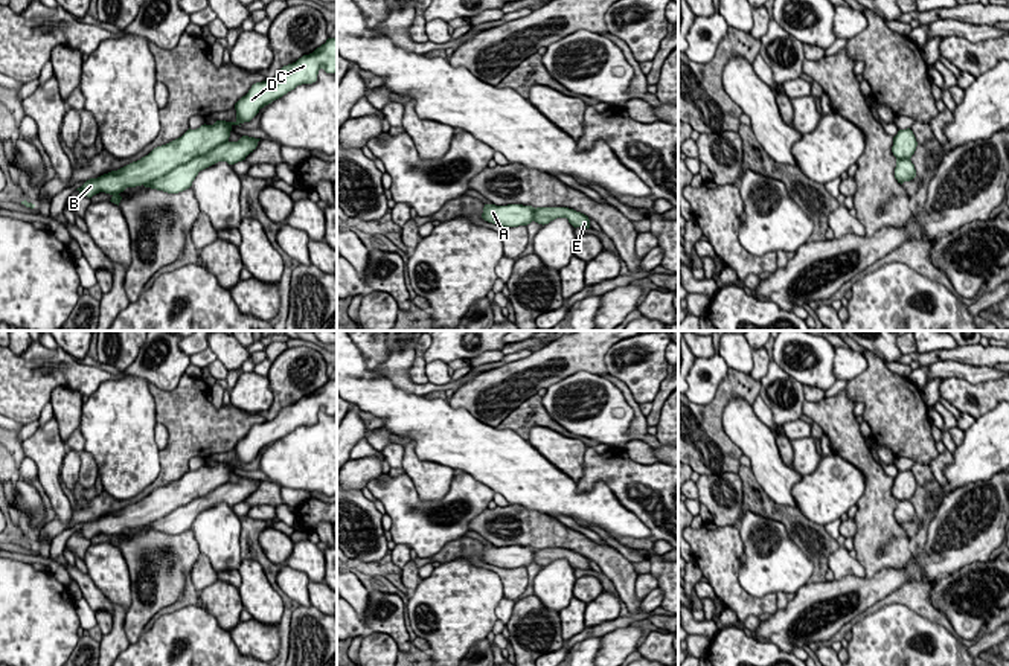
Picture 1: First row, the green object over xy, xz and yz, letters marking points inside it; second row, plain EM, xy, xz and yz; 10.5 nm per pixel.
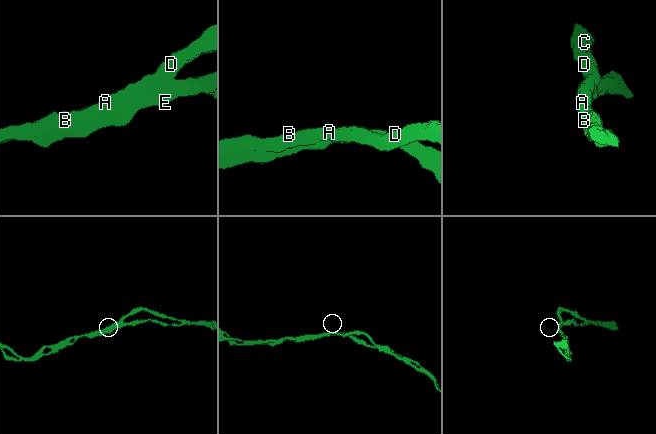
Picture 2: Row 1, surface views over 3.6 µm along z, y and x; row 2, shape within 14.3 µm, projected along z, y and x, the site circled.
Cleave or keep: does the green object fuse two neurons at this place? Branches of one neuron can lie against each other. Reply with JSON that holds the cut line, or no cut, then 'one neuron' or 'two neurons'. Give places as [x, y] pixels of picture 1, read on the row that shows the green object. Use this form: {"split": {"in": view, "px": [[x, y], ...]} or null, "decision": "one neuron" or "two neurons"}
{"split": null, "decision": "one neuron"}

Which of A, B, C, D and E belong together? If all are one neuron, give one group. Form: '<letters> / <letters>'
A B C D E

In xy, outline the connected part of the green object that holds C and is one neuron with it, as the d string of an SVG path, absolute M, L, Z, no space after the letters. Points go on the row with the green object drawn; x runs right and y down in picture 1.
M337 37L328 38L325 44L296 62L283 66L274 78L253 84L235 104L235 122L216 120L213 125L189 128L181 137L154 148L140 160L90 178L76 191L88 198L99 192L110 194L110 201L117 206L122 200L119 194L127 187L143 184L168 194L183 192L192 186L200 171L218 162L235 165L245 160L261 139L242 136L238 142L230 142L232 126L250 122L261 108L297 85L316 82L320 69L326 73L337 72Z

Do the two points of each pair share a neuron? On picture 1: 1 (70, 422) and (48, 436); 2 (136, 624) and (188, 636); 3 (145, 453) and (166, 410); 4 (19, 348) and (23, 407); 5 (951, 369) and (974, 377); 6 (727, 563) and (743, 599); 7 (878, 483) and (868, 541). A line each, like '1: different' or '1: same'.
1: different
2: different
3: different
4: different
5: same
6: same
7: same

